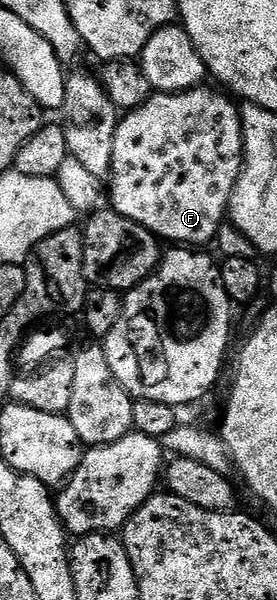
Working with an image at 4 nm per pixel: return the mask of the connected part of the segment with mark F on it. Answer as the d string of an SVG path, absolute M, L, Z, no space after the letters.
M208 86L191 87L188 91L175 91L174 93L166 93L165 91L154 93L142 105L138 105L134 110L127 112L117 122L114 129L112 174L106 180L106 199L112 202L109 203L111 210L116 211L122 217L130 217L130 221L142 225L161 241L169 239L167 241L169 244L187 245L193 249L200 249L208 245L204 243L210 242L219 233L220 226L226 223L228 202L244 164L244 134L242 133L242 121L240 120L240 107L223 90L217 89L215 86L212 86L213 88Z

